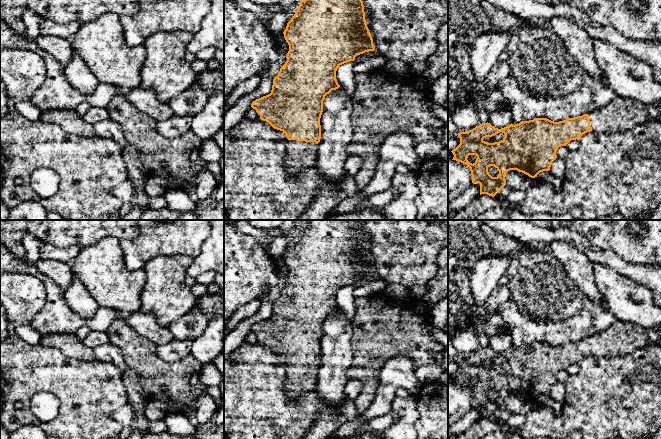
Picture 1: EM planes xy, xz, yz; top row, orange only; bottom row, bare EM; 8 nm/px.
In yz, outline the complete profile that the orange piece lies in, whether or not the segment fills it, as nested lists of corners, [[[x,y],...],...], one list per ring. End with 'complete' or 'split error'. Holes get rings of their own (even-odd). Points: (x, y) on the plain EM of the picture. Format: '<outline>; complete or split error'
[[[616,320],[612,326],[600,333],[559,346],[547,342],[535,342],[515,349],[510,348],[501,353],[488,346],[482,347],[468,356],[458,357],[460,368],[451,375],[454,379],[452,384],[466,388],[470,392],[472,407],[480,408],[480,419],[487,418],[494,421],[506,409],[505,399],[508,395],[517,394],[535,402],[540,396],[550,394],[552,386],[557,382],[556,375],[559,371],[566,370],[571,364],[579,364],[587,356],[623,356],[637,349],[655,345],[660,340],[661,326],[644,328],[634,323]],[[500,356],[504,357],[505,361],[499,366],[488,367],[483,364]],[[490,390],[499,395],[497,401],[489,398]]]; split error

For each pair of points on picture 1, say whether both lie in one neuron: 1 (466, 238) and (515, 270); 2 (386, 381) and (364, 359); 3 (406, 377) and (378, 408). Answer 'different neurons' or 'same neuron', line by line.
1: different neurons
2: different neurons
3: same neuron

